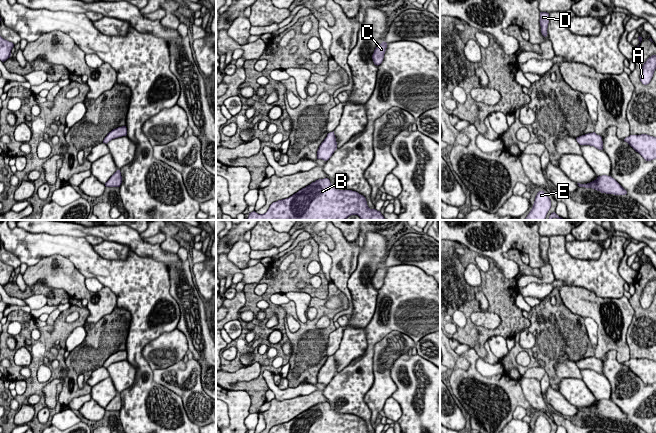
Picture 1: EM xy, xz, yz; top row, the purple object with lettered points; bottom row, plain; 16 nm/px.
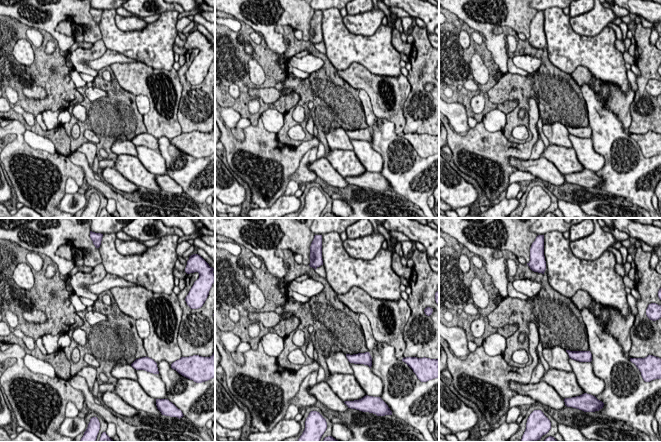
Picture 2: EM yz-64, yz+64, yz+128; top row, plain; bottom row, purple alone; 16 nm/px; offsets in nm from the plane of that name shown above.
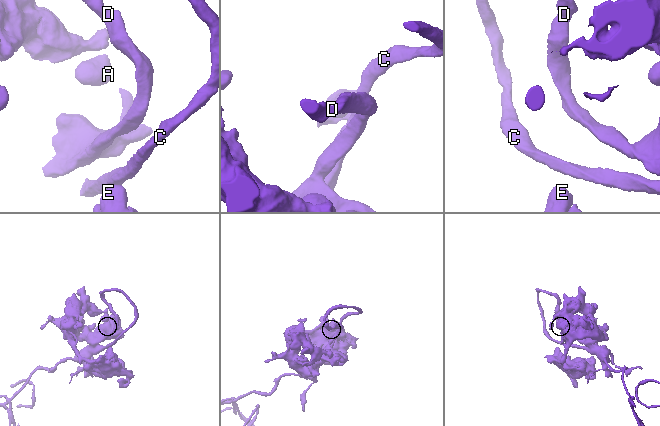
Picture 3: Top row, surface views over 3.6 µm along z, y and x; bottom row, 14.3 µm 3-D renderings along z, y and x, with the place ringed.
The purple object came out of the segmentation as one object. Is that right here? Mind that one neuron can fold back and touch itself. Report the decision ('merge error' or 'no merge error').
no merge error

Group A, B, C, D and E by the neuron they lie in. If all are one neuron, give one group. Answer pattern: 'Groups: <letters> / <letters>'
Groups: A B C D E

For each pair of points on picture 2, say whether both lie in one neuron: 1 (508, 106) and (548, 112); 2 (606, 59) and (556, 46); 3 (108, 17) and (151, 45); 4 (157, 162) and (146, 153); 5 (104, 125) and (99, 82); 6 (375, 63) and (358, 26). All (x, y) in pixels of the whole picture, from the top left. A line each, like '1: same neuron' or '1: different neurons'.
1: different neurons
2: same neuron
3: same neuron
4: same neuron
5: same neuron
6: different neurons

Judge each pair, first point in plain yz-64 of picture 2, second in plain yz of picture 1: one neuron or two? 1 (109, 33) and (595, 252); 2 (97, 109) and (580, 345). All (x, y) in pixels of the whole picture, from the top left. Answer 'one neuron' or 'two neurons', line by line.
1: two neurons
2: one neuron

